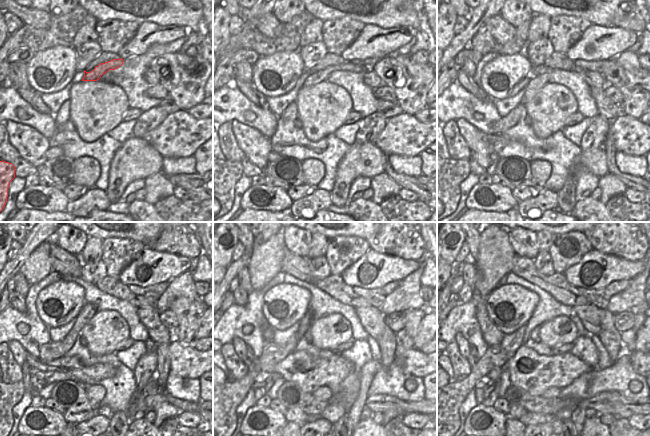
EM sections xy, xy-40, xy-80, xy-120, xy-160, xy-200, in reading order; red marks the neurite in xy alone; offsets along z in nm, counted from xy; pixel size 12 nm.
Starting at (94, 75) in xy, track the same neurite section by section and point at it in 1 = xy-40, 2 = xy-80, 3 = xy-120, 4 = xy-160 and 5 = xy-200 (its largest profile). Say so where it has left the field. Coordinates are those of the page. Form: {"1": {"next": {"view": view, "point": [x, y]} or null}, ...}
{"1": {"next": {"view": "xy-40", "point": [357, 65]}}, "2": {"next": {"view": "xy-80", "point": [499, 127]}}, "3": {"next": {"view": "xy-120", "point": [48, 352]}}, "4": {"next": {"view": "xy-160", "point": [233, 393]}}, "5": {"next": {"view": "xy-200", "point": [495, 357]}}}

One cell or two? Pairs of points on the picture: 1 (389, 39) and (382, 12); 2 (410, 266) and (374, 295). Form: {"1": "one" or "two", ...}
{"1": "two", "2": "two"}

